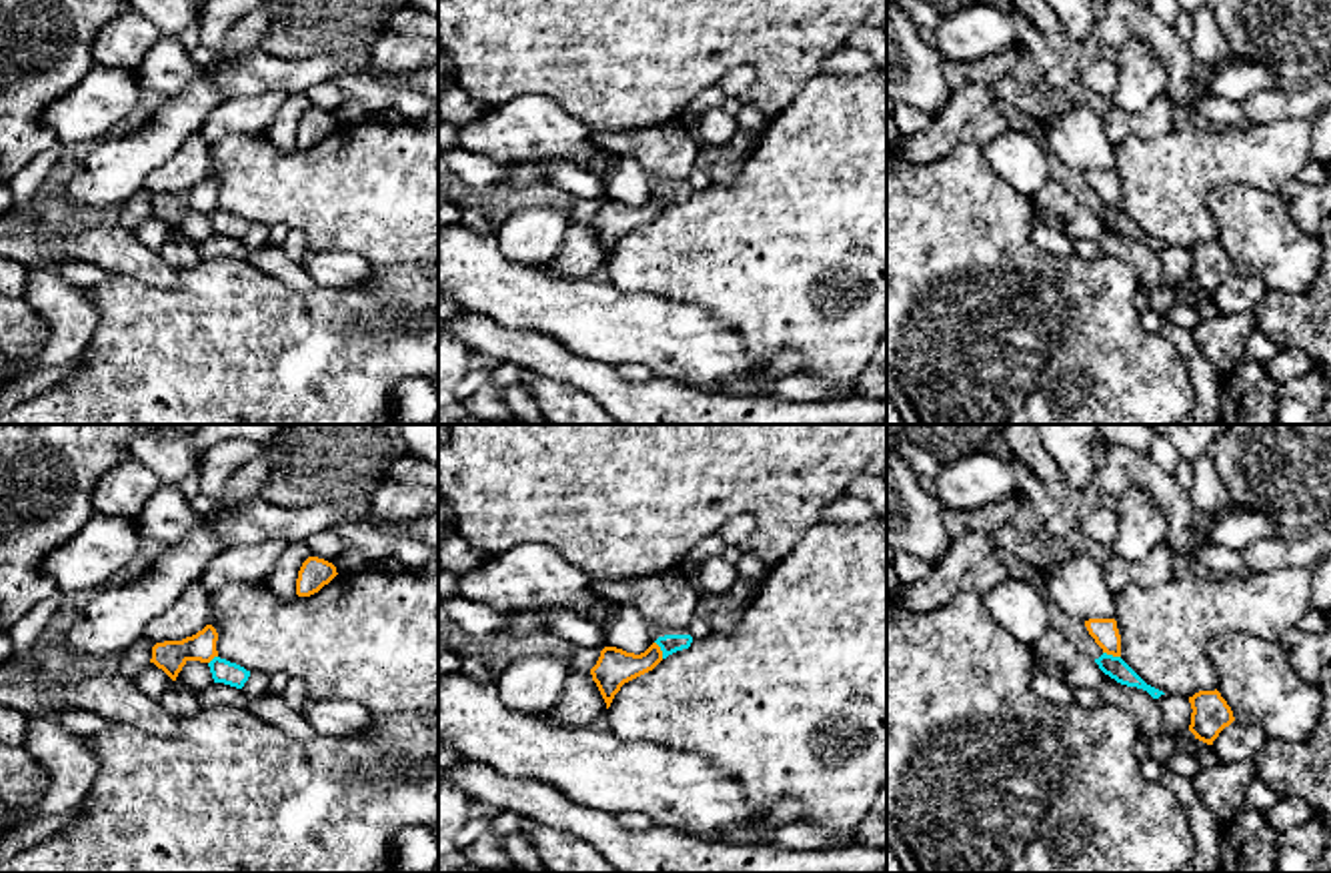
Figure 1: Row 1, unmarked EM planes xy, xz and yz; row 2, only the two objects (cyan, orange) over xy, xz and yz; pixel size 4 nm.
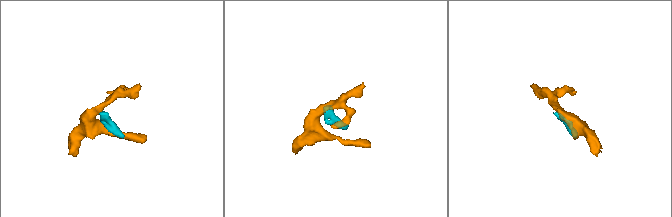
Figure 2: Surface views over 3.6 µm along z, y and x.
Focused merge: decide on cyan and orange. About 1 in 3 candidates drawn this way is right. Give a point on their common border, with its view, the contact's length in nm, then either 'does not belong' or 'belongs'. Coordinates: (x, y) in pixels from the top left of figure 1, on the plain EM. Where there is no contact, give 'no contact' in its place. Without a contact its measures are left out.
yz (1111, 207) | 80 nm | does not belong

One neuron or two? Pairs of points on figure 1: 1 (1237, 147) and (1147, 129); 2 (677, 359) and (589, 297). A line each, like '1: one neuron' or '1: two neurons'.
1: two neurons
2: one neuron

